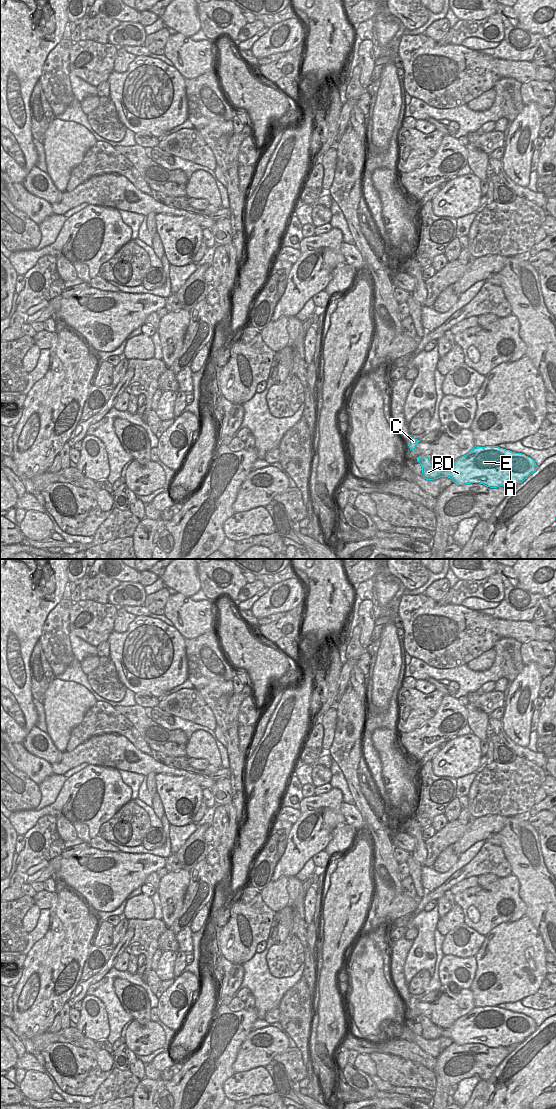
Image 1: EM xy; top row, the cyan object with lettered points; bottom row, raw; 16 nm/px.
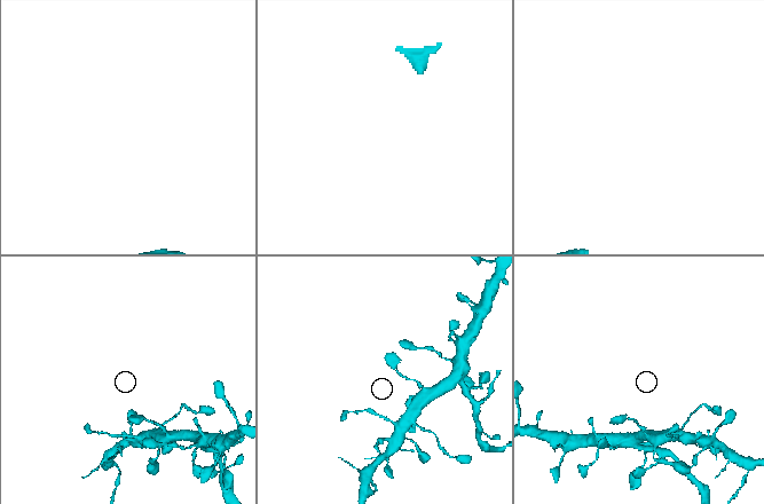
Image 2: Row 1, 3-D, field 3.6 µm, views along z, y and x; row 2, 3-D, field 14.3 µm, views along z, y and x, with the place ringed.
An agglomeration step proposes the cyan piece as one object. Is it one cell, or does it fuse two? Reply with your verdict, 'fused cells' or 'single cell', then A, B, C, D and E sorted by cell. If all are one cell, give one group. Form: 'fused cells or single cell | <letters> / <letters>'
single cell | A B C D E

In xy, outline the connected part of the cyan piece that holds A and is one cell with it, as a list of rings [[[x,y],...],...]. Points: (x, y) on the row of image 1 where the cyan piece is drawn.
[[[475,446],[450,468],[433,464],[428,456],[419,456],[418,462],[422,467],[421,476],[426,480],[448,477],[458,485],[479,483],[490,488],[522,483],[538,468],[535,461],[525,454],[498,446]]]

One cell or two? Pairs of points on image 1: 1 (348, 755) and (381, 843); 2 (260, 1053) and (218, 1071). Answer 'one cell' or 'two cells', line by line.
1: one cell
2: two cells

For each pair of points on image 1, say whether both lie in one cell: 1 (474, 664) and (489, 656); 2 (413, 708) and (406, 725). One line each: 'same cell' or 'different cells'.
1: same cell
2: same cell

